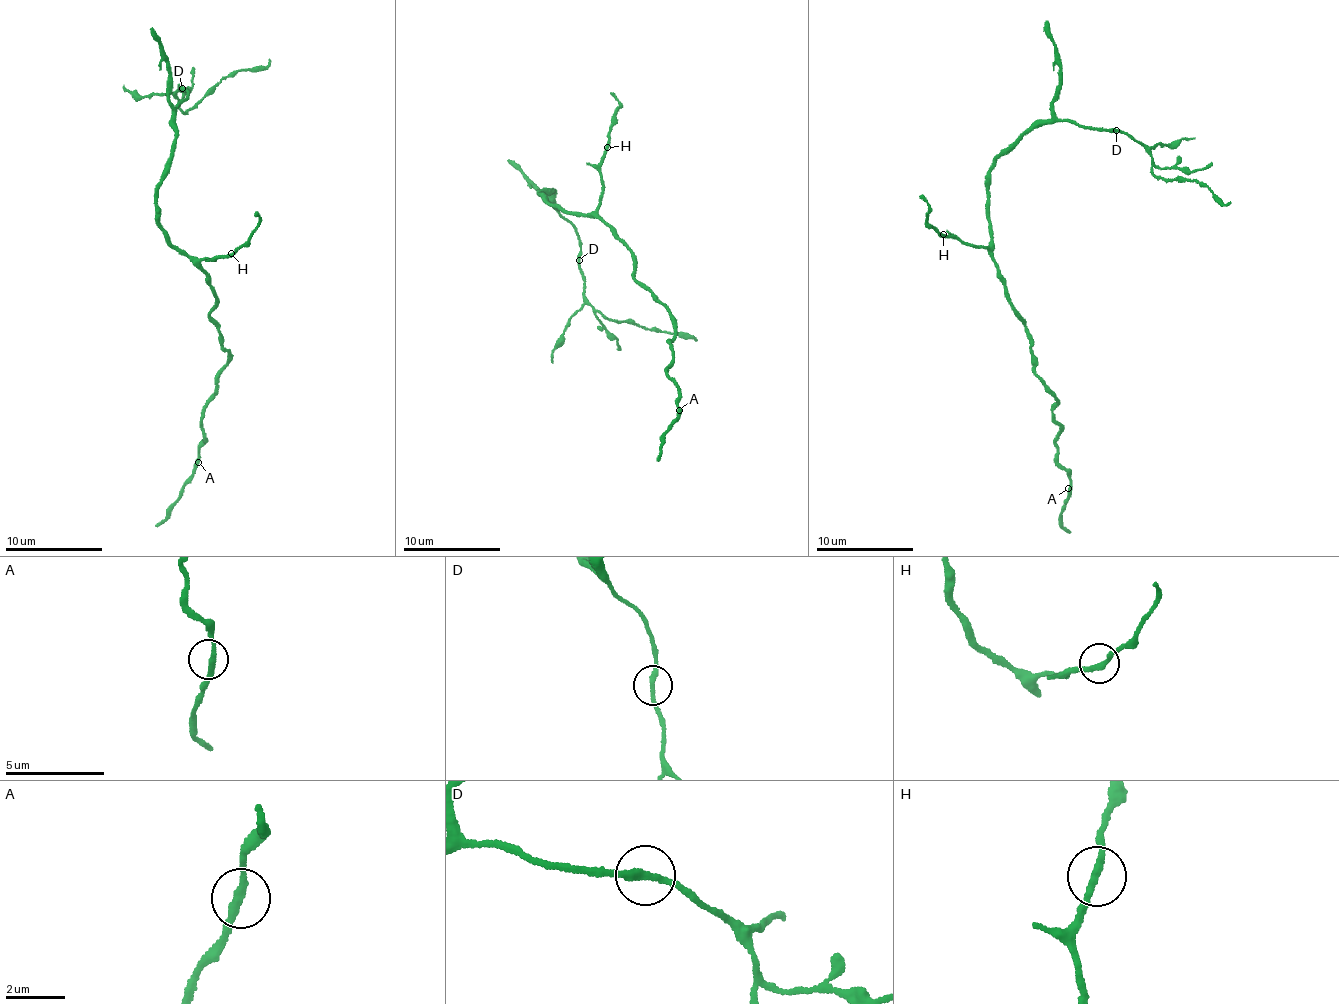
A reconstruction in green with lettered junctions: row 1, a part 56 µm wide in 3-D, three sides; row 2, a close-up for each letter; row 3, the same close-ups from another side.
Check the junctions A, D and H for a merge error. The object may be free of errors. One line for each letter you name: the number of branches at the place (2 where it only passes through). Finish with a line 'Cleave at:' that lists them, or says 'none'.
Cleave at: none

